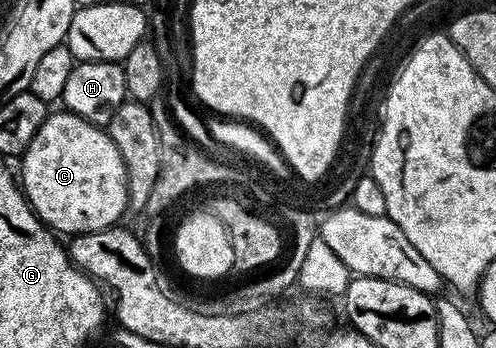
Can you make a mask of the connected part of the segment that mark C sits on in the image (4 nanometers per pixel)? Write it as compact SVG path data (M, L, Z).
M66 110L52 111L45 118L45 122L41 122L41 130L37 130L37 134L33 134L33 142L29 142L29 146L24 150L21 163L23 163L23 176L21 172L21 187L27 201L31 203L31 209L34 210L36 216L47 225L48 228L56 233L78 234L80 232L96 232L102 228L110 228L118 225L119 220L123 216L123 212L128 211L127 207L127 179L125 178L125 162L121 162L121 154L117 154L117 146L113 146L113 138L100 125L90 124L85 118L81 118L77 114Z

